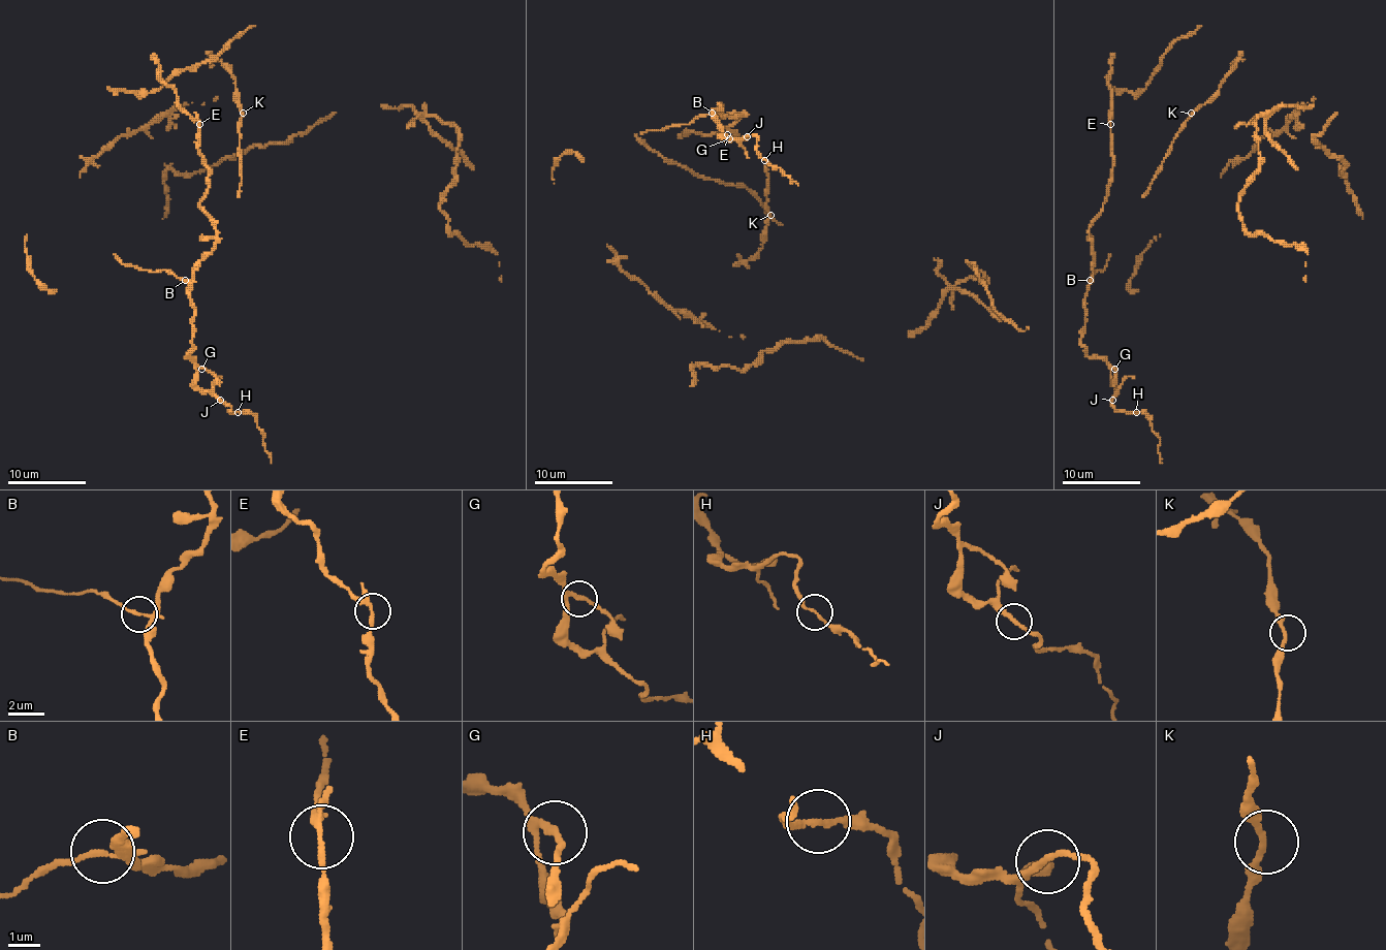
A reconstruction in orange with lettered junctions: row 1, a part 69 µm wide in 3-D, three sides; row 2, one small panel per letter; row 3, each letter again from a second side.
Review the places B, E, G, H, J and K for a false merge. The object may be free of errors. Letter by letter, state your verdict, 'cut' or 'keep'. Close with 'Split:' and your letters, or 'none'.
B: cut
E: keep
G: keep
H: keep
J: keep
K: keep
Split: B

